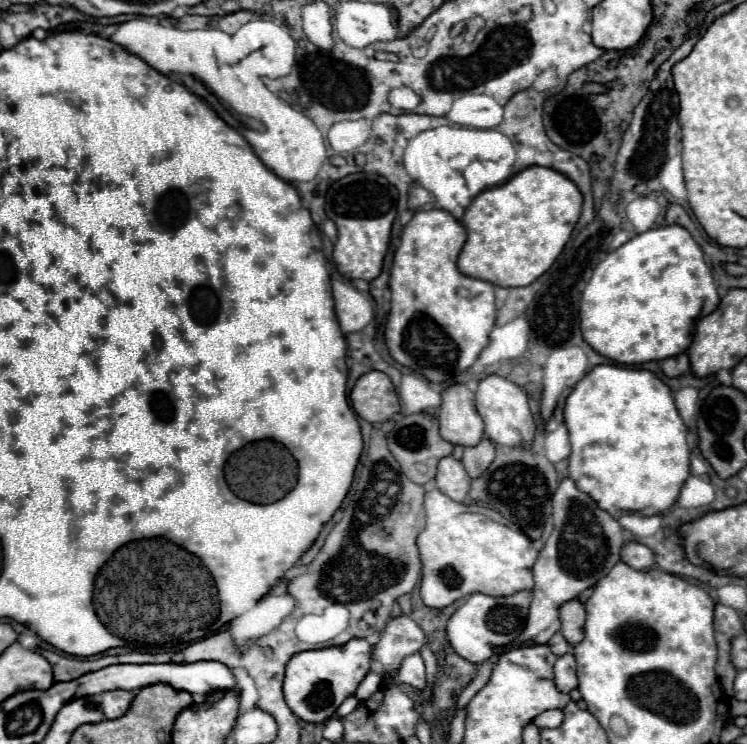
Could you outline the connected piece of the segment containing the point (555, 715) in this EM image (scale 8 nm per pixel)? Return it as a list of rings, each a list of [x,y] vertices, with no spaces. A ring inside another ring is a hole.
[[[545,710],[533,722],[539,728],[557,728],[563,722],[563,710]]]

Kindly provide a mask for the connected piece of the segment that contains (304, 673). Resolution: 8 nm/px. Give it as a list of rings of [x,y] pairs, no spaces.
[[[353,638],[343,646],[333,646],[333,648],[321,648],[321,650],[307,650],[295,654],[285,672],[285,700],[287,706],[305,722],[325,722],[329,720],[339,704],[347,698],[353,696],[359,682],[365,678],[369,672],[371,664],[371,652],[373,644],[369,644],[365,638]]]

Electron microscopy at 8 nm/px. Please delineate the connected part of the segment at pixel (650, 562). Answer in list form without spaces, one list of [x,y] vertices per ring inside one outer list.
[[[629,542],[621,550],[621,560],[635,570],[651,570],[655,566],[655,554],[643,544]]]

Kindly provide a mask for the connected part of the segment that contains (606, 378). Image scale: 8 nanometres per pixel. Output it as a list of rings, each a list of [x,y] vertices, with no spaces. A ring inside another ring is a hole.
[[[599,364],[585,374],[567,396],[565,426],[571,440],[569,476],[581,492],[587,492],[599,508],[613,516],[637,512],[653,516],[677,502],[683,482],[689,478],[689,446],[687,428],[675,408],[669,386],[649,370],[627,368],[615,364]]]

